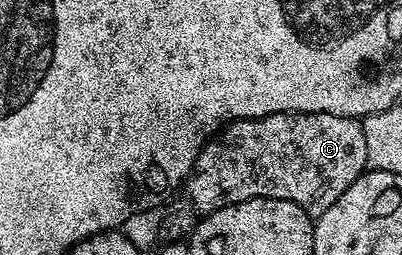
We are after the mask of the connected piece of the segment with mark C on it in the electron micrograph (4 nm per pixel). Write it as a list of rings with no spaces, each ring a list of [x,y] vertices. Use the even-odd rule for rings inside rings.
[[[273,113],[267,117],[249,117],[243,121],[231,121],[229,125],[219,129],[200,151],[194,168],[190,170],[190,175],[184,182],[184,190],[186,189],[185,196],[202,215],[229,205],[244,203],[248,199],[267,197],[296,203],[304,212],[310,214],[311,218],[317,219],[321,213],[328,211],[328,207],[332,207],[332,203],[336,203],[336,199],[340,199],[340,195],[344,195],[344,191],[348,191],[348,187],[352,187],[352,183],[356,183],[356,179],[367,169],[366,144],[361,120],[353,117],[334,117],[331,113]]]

